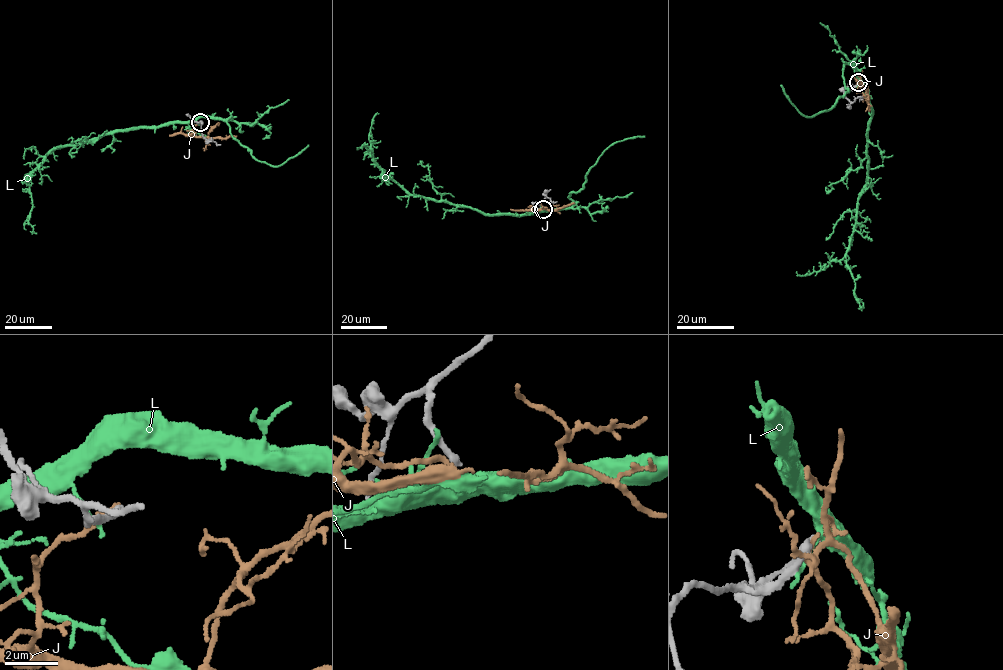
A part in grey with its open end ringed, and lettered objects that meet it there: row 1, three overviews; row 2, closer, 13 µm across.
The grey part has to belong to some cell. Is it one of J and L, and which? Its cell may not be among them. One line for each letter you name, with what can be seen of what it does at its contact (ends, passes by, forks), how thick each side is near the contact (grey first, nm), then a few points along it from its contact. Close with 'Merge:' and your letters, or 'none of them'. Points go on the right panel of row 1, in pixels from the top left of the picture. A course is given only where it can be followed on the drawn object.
Merge: none of them

